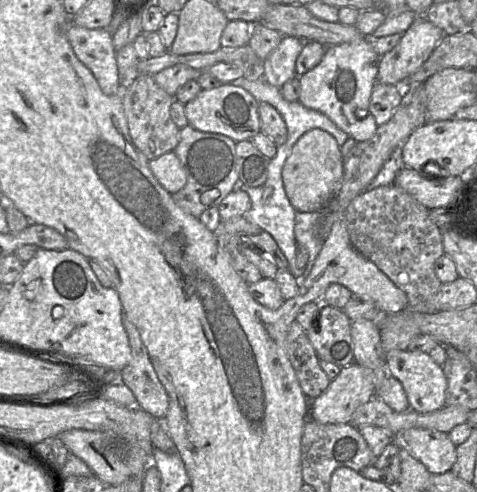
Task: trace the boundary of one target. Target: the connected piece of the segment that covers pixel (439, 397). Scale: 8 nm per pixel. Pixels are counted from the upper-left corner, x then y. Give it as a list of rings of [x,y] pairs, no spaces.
[[[392,350],[384,354],[386,370],[402,384],[409,407],[419,413],[430,413],[446,405],[447,378],[442,366],[438,365],[429,355],[422,351]]]

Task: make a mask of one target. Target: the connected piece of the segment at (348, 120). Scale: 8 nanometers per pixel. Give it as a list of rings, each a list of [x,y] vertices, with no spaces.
[[[370,37],[326,46],[320,63],[299,78],[300,103],[325,114],[356,142],[370,139],[378,127],[369,110],[369,104],[377,82],[379,60],[380,56],[374,50]]]

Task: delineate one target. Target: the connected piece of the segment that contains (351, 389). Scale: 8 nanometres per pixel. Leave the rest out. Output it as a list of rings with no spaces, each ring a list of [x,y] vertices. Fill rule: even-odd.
[[[353,362],[341,368],[322,394],[309,400],[308,417],[320,424],[348,424],[356,409],[374,396],[372,373]]]

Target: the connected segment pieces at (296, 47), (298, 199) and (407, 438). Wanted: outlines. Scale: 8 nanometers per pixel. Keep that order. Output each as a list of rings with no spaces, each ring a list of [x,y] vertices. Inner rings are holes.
[[[284,36],[279,45],[264,59],[263,79],[270,85],[281,88],[296,75],[295,65],[305,41]]]
[[[314,128],[294,144],[282,168],[282,180],[290,204],[297,212],[324,209],[340,190],[343,178],[341,147],[327,131]]]
[[[410,428],[402,432],[400,441],[432,475],[450,471],[457,460],[457,446],[453,444],[448,433]]]

